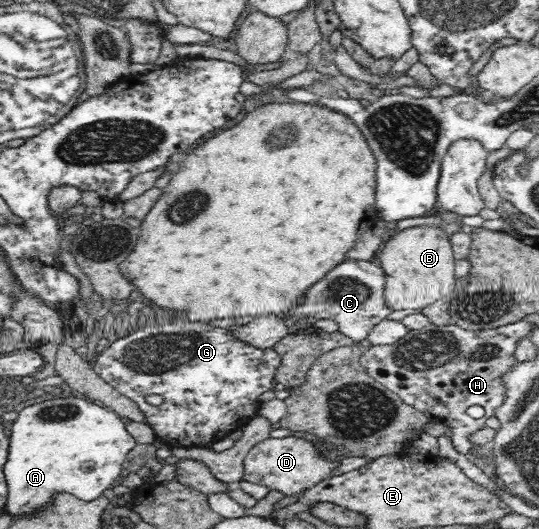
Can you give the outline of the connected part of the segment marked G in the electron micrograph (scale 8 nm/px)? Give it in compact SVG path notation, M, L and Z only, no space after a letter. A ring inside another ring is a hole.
M181 318L173 322L167 322L167 324L140 324L136 328L127 328L123 331L116 342L113 342L105 354L97 360L97 366L95 366L95 372L105 381L108 382L115 390L118 390L119 394L124 397L129 398L137 405L140 410L140 414L144 418L144 422L147 423L153 434L155 434L155 440L159 440L170 447L176 446L177 448L205 448L223 440L226 436L235 435L237 431L241 431L242 428L253 420L253 417L259 414L259 408L261 408L261 394L269 392L269 390L274 390L274 385L276 384L277 372L282 364L281 355L273 347L255 347L251 342L243 340L236 334L235 328L221 328L221 326L213 326L211 321L205 322L191 322L187 320L182 320ZM150 394L160 394L163 396L164 401L158 406L151 405L147 403L147 396Z

